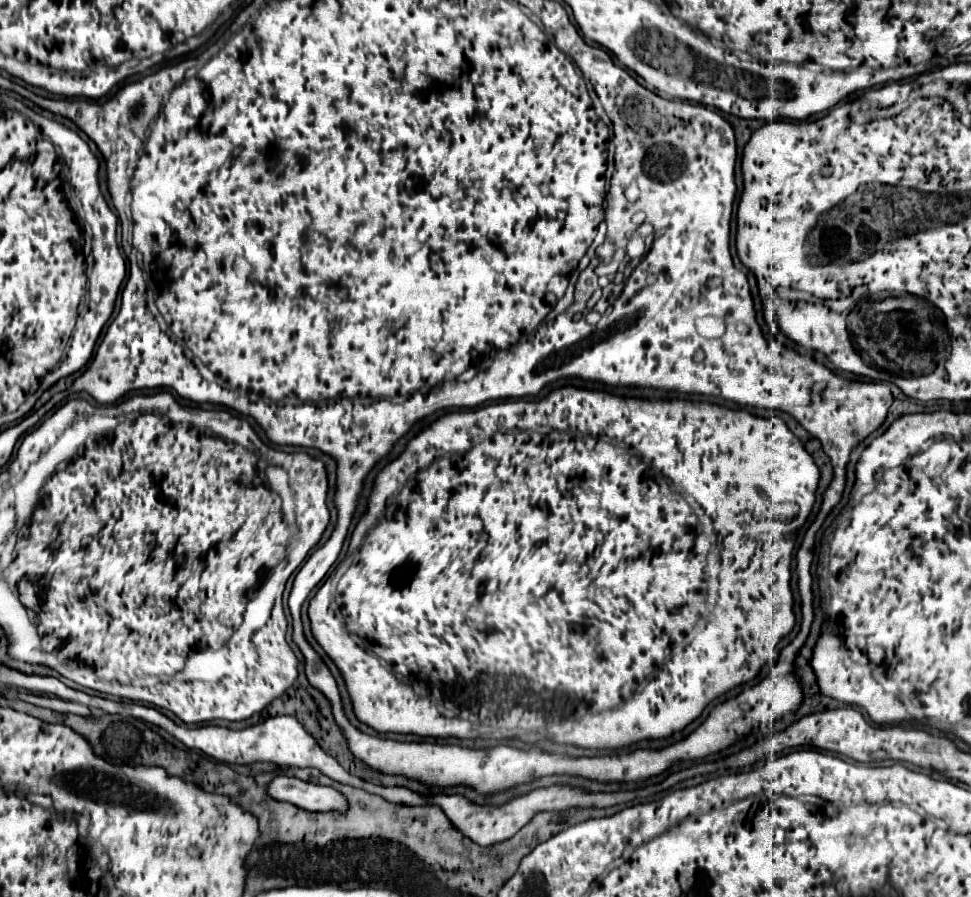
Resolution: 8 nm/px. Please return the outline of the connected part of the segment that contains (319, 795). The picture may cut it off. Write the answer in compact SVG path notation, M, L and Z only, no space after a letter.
M276 776L268 786L268 794L276 800L292 802L308 812L348 812L348 800L342 792L336 792L330 786L310 784L298 778Z

